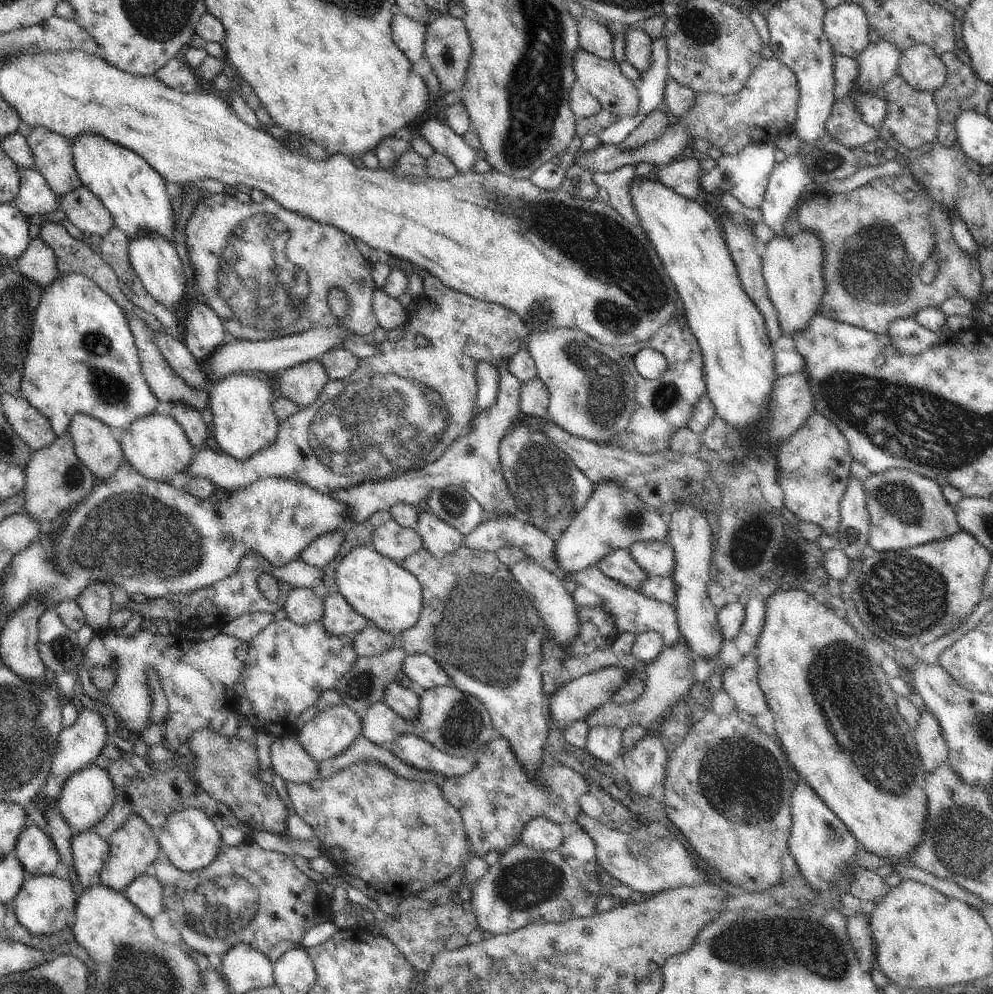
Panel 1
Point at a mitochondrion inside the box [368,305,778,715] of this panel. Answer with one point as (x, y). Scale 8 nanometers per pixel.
(483, 631)

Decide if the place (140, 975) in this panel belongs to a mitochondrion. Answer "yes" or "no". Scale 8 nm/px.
yes

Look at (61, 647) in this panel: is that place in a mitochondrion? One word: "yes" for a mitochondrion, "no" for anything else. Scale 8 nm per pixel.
yes

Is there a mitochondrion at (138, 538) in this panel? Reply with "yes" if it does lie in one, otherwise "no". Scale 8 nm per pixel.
yes

